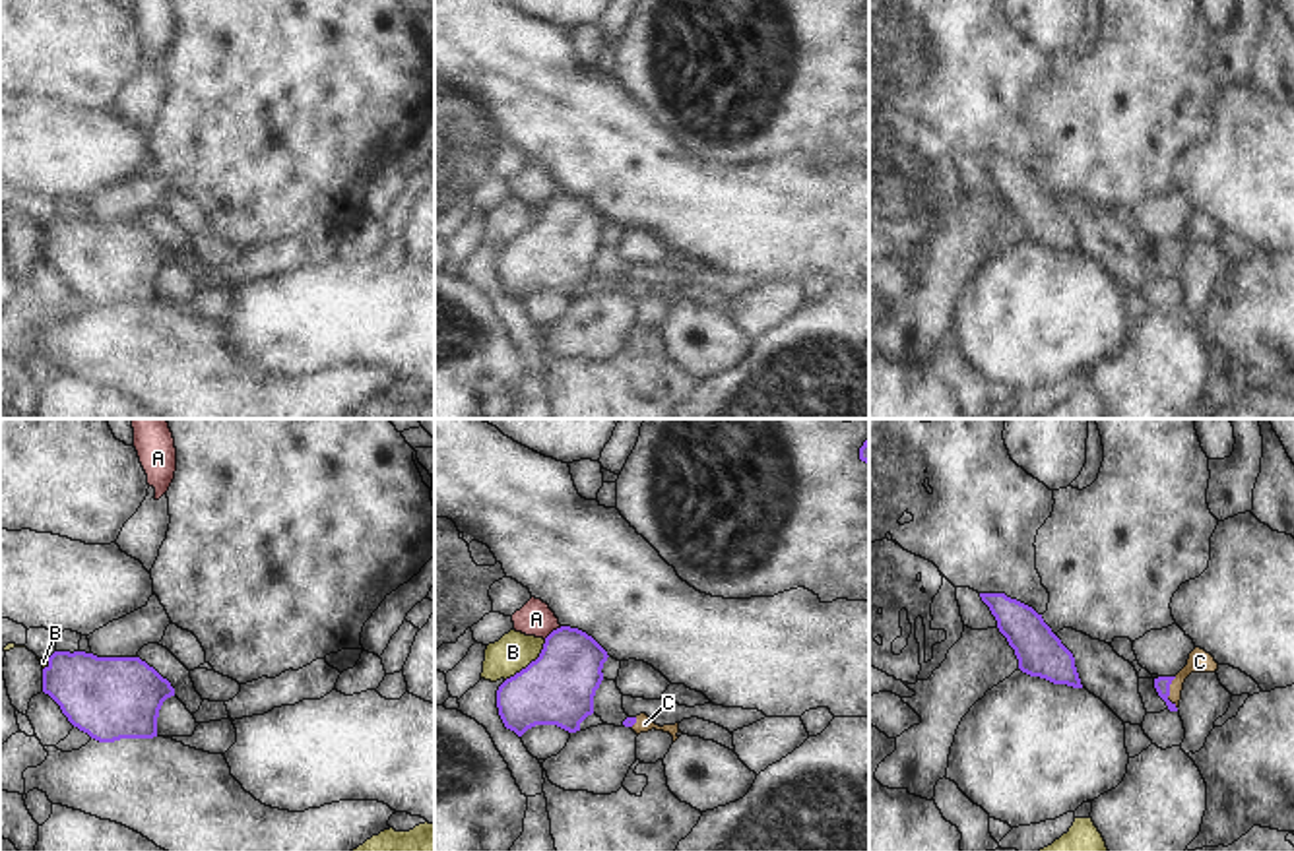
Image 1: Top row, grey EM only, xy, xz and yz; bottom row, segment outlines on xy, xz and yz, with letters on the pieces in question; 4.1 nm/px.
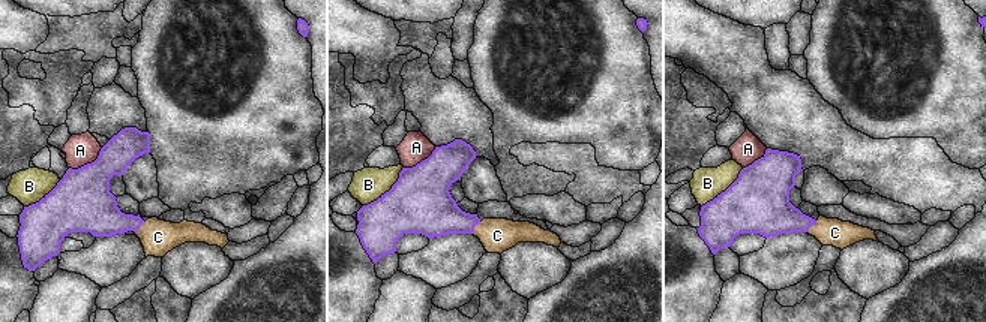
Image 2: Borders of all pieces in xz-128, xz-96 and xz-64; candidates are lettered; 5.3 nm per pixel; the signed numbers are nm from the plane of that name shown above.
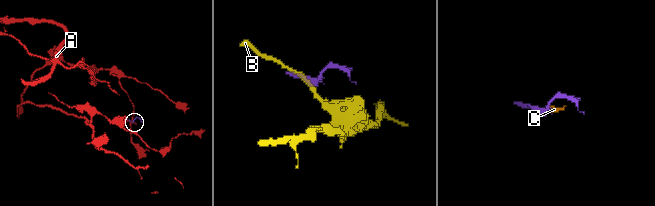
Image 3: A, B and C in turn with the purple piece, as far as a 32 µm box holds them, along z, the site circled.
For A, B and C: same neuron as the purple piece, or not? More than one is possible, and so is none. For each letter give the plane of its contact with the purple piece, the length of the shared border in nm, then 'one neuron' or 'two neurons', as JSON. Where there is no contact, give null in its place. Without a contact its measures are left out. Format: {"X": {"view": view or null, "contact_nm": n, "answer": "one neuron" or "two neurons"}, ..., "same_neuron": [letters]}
{"A": {"view": "xz", "contact_nm": 90, "answer": "two neurons"}, "B": {"view": "xz", "contact_nm": 240, "answer": "two neurons"}, "C": {"view": "yz", "contact_nm": 140, "answer": "one neuron"}, "same_neuron": ["C"]}

